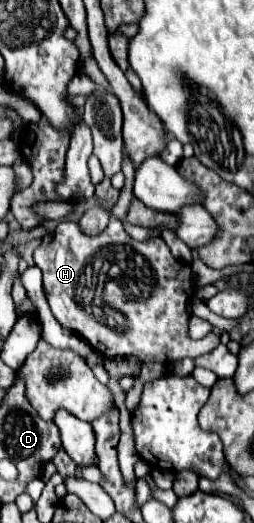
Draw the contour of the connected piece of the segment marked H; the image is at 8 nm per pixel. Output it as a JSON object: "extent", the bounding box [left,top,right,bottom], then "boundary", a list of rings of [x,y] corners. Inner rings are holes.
{"extent":[33,217,219,365],"boundary":[[[115,217],[109,219],[107,229],[97,237],[85,235],[77,223],[63,221],[53,233],[43,237],[41,245],[33,253],[33,259],[43,271],[43,287],[55,319],[65,329],[83,337],[97,351],[97,355],[105,359],[135,355],[143,363],[167,365],[185,357],[195,359],[219,345],[219,337],[213,333],[203,339],[189,337],[189,299],[195,291],[193,271],[187,265],[179,265],[163,239],[135,241],[125,233],[121,221]]]}

